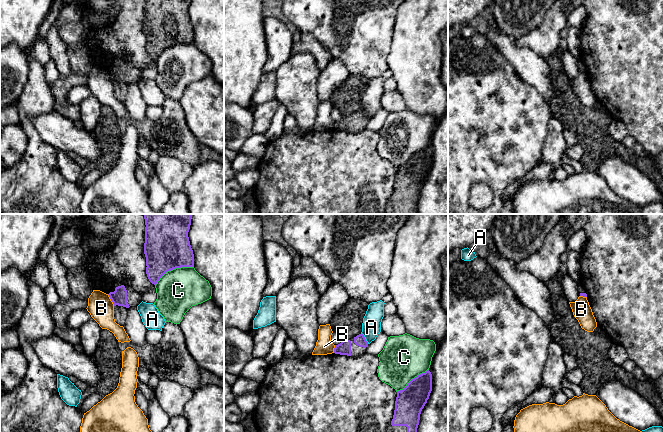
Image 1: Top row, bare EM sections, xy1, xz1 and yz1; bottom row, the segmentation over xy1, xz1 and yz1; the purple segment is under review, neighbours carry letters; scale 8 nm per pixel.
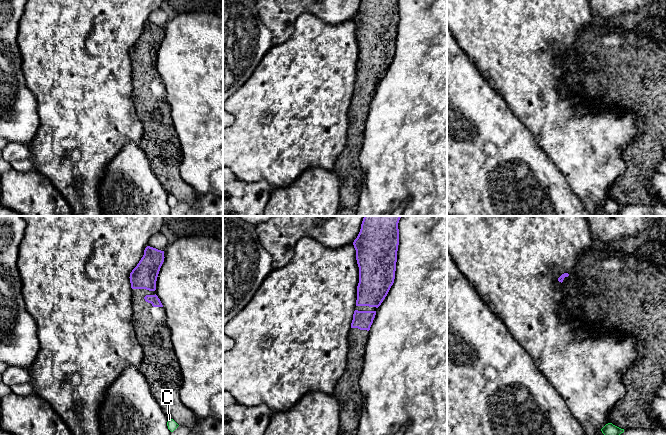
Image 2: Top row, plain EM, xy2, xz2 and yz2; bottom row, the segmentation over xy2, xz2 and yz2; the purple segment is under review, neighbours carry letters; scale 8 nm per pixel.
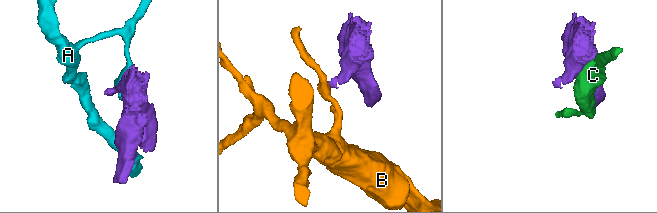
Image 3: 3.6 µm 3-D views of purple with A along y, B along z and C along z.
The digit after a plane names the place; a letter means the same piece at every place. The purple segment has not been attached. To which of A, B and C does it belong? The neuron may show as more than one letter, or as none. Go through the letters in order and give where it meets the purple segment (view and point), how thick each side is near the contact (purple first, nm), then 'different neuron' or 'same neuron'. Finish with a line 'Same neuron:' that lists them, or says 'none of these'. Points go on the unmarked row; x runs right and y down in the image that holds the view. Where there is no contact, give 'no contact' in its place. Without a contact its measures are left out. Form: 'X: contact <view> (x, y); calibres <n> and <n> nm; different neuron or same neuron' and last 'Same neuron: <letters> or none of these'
A: contact xz1 (364, 114); calibres 90 and 160 nm; different neuron
B: contact xy1 (111, 76); calibres 130 and 200 nm; different neuron
C: contact xy1 (173, 44); calibres 360 and 340 nm; different neuron
Same neuron: none of these

